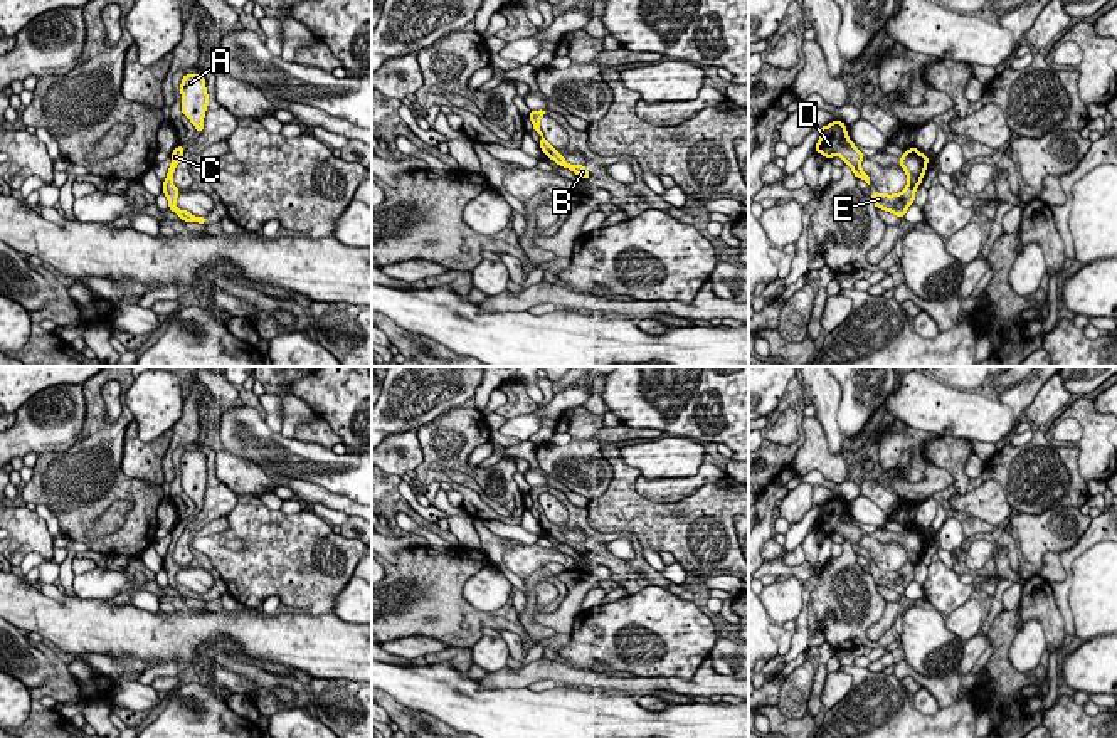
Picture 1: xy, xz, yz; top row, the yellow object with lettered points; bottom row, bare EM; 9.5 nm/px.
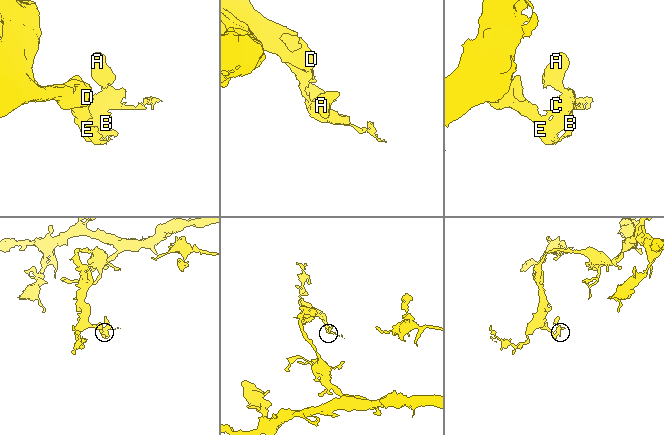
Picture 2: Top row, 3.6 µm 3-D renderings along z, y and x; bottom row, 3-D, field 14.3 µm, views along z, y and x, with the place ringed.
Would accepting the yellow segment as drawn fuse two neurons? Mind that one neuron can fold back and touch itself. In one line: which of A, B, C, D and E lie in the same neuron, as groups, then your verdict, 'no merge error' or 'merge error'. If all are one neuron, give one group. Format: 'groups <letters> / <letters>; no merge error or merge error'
groups A B C D E; no merge error

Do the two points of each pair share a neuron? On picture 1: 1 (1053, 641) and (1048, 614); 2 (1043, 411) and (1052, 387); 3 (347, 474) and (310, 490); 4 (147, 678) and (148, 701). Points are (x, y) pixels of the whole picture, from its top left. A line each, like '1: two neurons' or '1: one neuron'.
1: one neuron
2: one neuron
3: two neurons
4: two neurons

